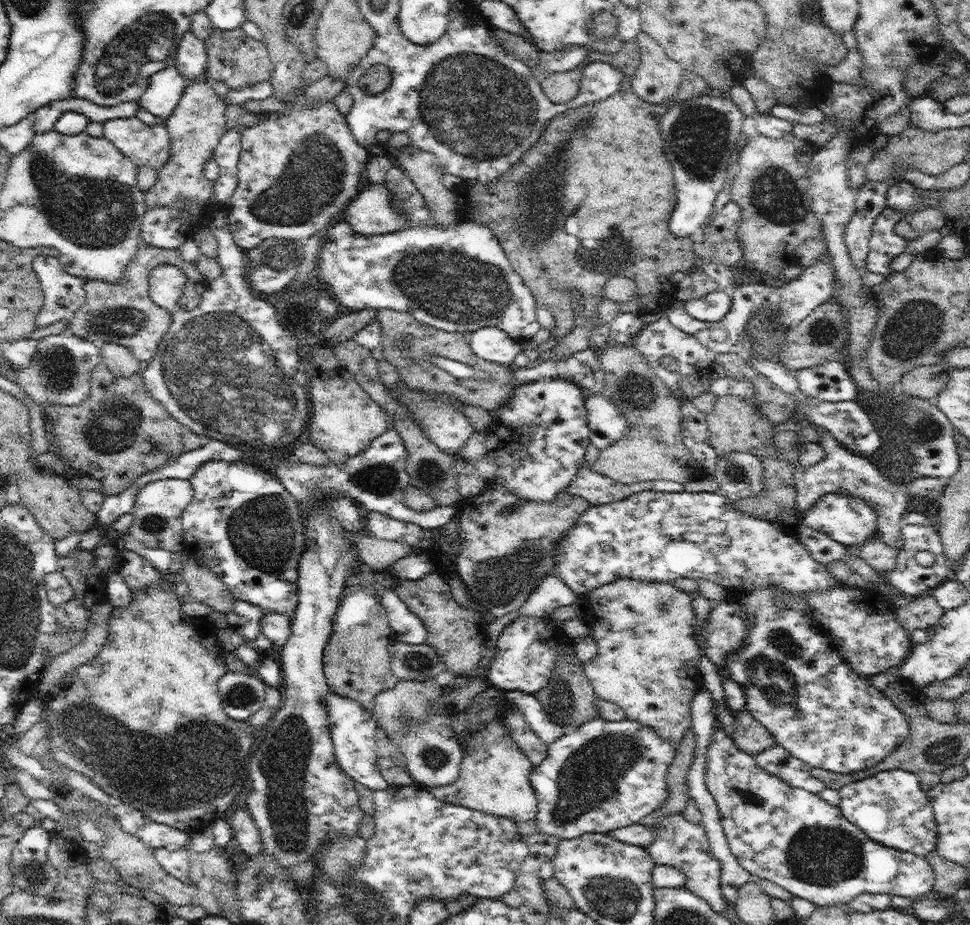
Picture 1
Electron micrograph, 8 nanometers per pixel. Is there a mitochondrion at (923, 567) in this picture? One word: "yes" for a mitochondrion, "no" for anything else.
no

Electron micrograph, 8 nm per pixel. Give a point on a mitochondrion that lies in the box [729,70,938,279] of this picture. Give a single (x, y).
(774, 194)

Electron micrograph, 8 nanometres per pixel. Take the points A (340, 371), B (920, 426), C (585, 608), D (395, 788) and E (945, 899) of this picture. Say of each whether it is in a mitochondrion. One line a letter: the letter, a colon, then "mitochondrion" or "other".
A: other
B: mitochondrion
C: other
D: other
E: other

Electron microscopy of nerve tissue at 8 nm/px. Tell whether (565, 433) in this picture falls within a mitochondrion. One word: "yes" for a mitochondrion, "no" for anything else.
no

